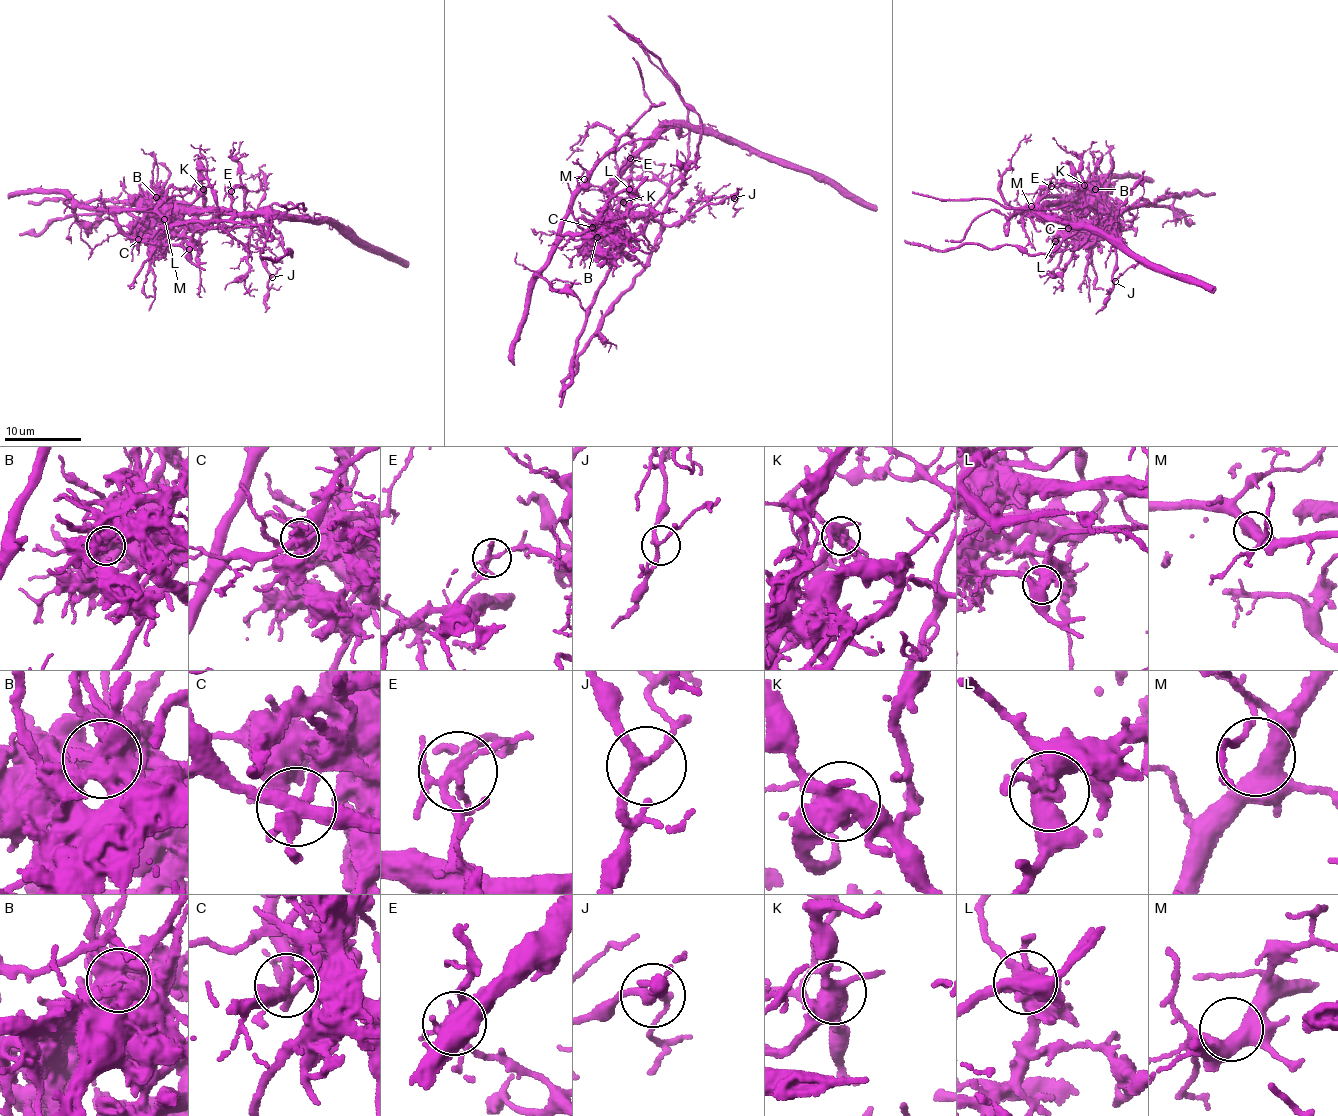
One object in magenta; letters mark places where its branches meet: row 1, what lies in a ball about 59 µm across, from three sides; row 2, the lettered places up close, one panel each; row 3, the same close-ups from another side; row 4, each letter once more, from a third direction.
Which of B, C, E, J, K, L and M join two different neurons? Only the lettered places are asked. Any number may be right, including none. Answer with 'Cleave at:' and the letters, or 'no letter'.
Cleave at: B, C, E, K, L

